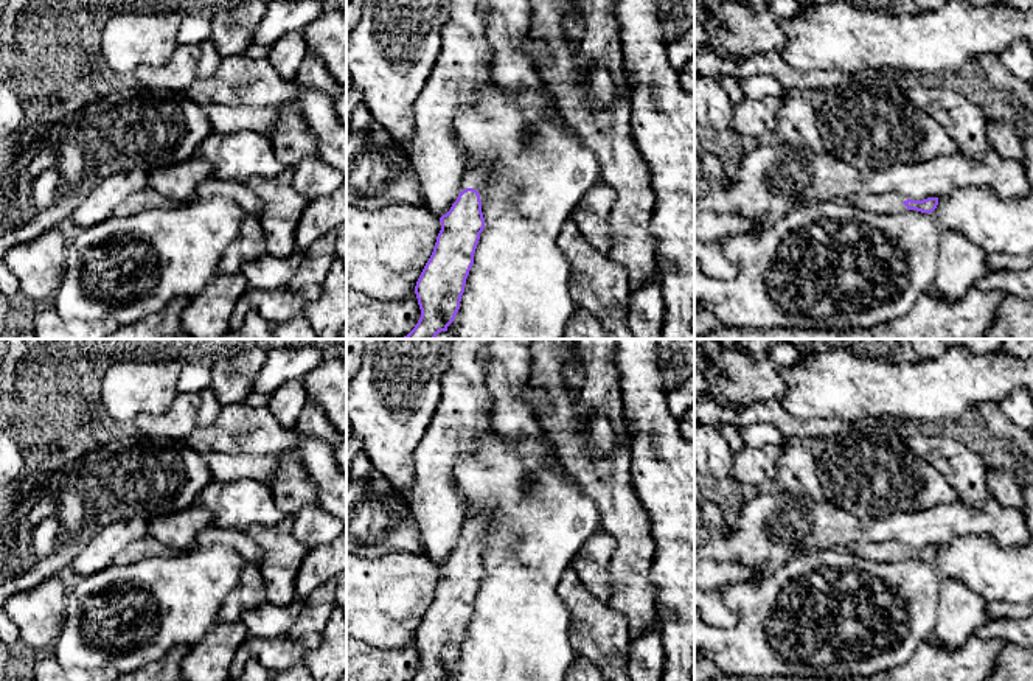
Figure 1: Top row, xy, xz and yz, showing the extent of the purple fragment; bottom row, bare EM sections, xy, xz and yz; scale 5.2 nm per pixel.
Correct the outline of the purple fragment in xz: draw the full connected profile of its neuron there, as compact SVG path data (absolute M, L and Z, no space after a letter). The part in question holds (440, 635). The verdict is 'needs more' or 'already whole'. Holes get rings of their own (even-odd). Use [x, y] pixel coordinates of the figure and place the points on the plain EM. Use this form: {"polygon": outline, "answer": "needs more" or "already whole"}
{"polygon": "M489 516L468 519L457 549L440 566L433 600L415 634L421 665L410 681L441 681L454 670L485 577L482 549L491 522Z", "answer": "needs more"}

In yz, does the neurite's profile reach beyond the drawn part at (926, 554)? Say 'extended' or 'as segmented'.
extended

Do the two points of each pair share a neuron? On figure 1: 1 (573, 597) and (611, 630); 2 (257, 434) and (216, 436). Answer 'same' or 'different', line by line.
1: same
2: same

